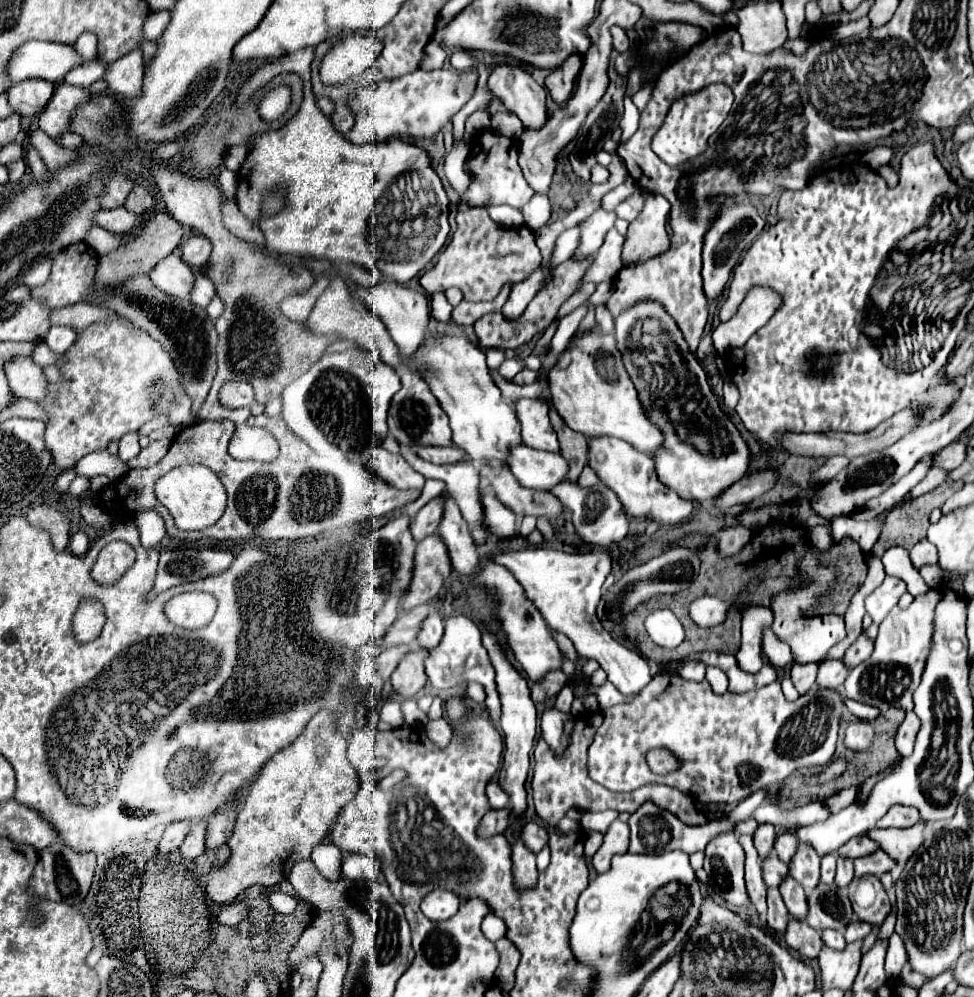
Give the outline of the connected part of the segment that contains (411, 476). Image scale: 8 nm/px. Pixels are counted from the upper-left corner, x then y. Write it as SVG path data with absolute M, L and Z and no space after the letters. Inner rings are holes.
M381 445L373 449L375 469L381 479L397 489L423 489L425 477L419 475L401 453L389 453Z

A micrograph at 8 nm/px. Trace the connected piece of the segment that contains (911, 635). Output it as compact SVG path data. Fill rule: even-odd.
M929 589L927 593L915 597L907 609L895 607L879 625L879 635L875 639L873 655L859 663L845 681L845 695L853 701L877 707L885 711L889 707L901 707L913 711L913 693L919 687L923 667L931 649L933 615L937 603L943 599L943 589ZM899 673L903 675L899 679Z

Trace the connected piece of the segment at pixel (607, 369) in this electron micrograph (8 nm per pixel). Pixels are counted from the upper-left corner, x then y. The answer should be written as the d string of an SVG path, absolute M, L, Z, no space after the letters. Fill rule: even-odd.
M593 329L573 337L557 365L547 373L547 379L553 407L571 429L587 437L607 435L623 439L647 455L653 455L663 447L663 431L659 431L659 427L647 419L613 335L601 335L599 329Z

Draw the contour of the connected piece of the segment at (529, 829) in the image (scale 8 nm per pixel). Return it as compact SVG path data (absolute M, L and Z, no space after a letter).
M525 823L523 827L521 827L521 839L523 839L523 843L533 851L533 853L539 853L541 849L543 849L543 845L549 841L549 837L547 837L547 829L545 827L541 827L541 825L537 825L537 823Z

